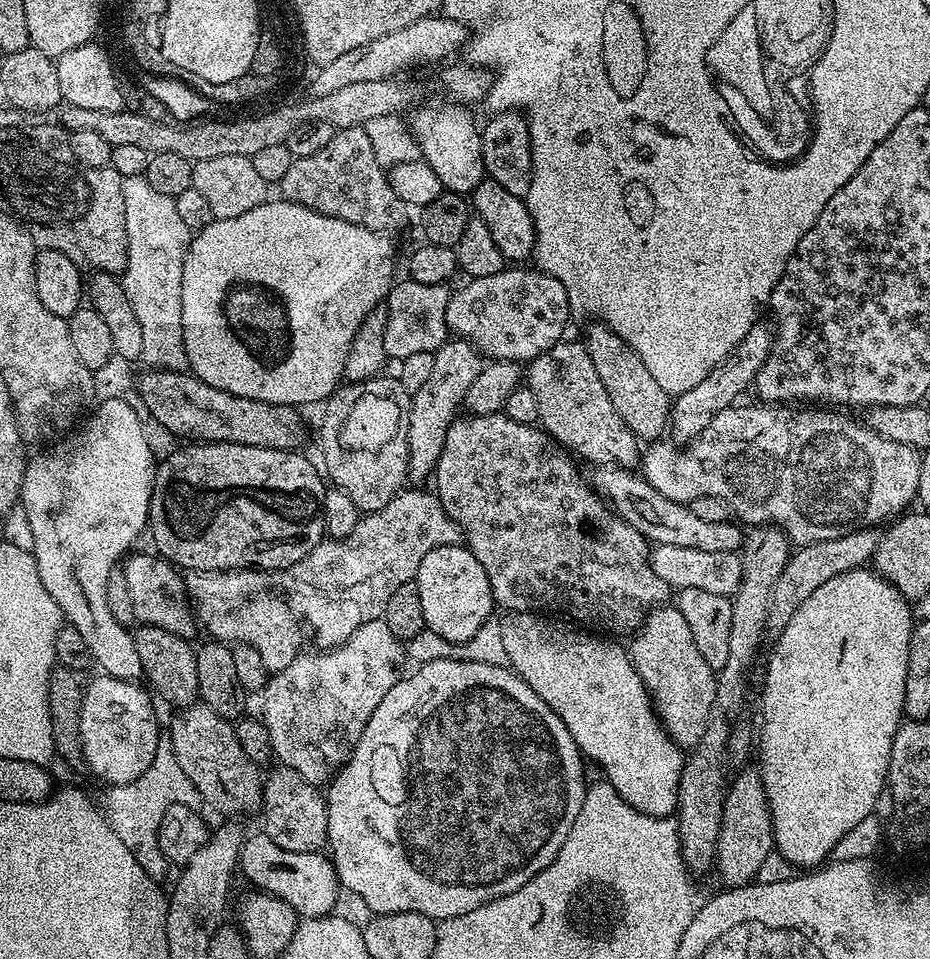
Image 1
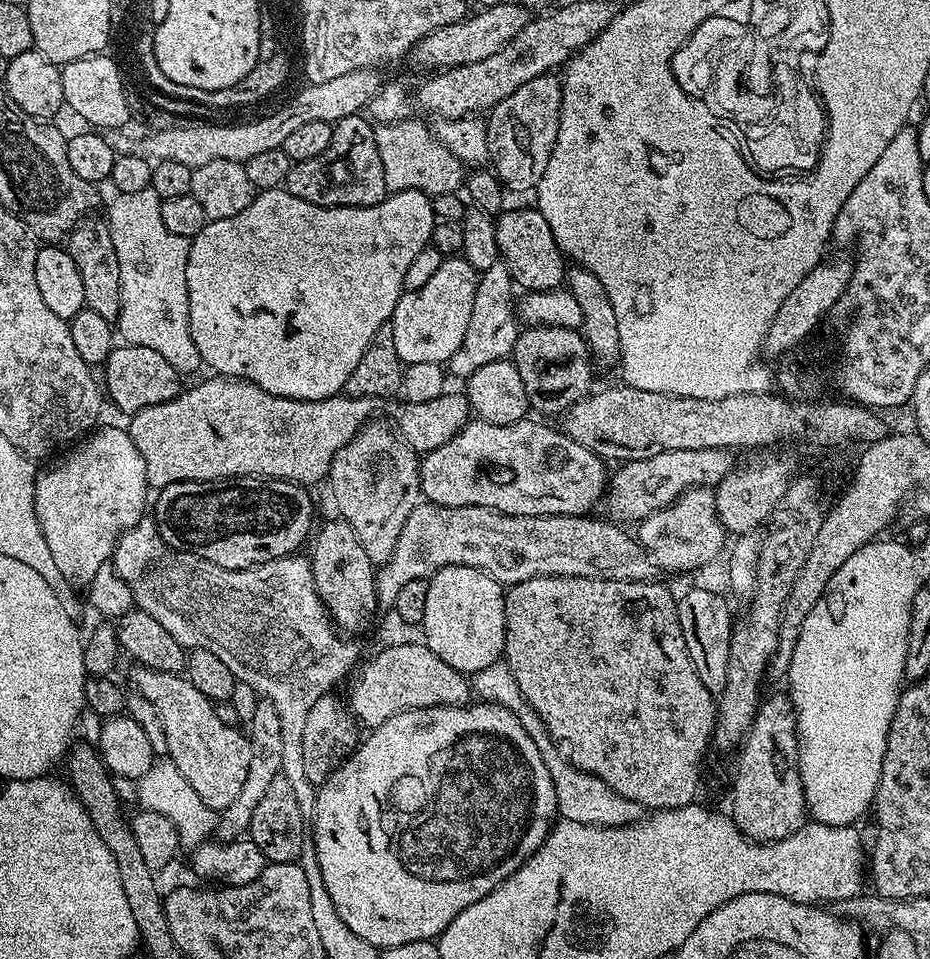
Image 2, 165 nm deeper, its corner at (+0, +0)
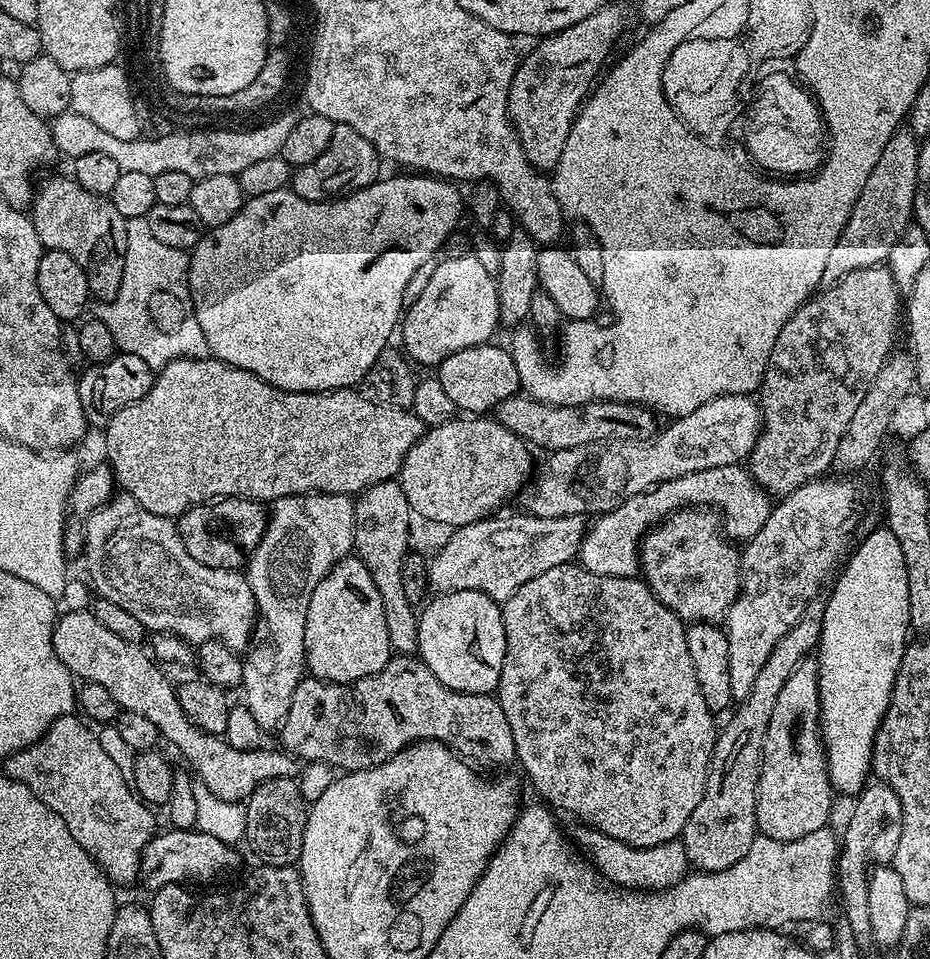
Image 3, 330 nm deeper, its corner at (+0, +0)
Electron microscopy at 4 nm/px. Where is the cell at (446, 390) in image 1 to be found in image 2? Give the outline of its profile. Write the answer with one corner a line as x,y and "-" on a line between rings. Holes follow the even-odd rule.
497,262
494,266
490,266
490,270
479,273
476,282
476,293
474,294
474,310
470,310
470,326
466,328
466,338
462,338
462,346
458,346
458,350
454,350
454,354
446,362
447,371
451,375
453,372
454,375
460,376
460,378
466,378
470,374
474,374
474,370
478,370
490,362
507,360
511,357
514,342
520,337
522,331
521,325
516,325
518,316
514,311
514,302
512,306
512,288
514,289
512,275
503,262

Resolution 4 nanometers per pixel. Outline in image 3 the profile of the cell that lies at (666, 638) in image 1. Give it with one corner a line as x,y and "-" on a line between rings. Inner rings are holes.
569,562
562,566
554,566
554,570
546,570
546,574
538,574
538,578
530,578
530,582
526,582
522,586
518,586
518,590
509,600
503,601
502,611
504,613
504,629
506,630
506,654
502,662
502,678
498,682
494,693
497,700
502,706
502,714
506,714
506,722
510,722
510,734
514,734
514,746
516,747
516,760
518,764
524,767
524,772
528,775
528,780
545,796
543,799
547,801
553,809
561,808
564,812
569,812
572,816
577,816
580,822
585,825
596,828
600,832
604,832
610,838
620,840
624,844
628,844
631,848
642,848
645,850
656,850
667,840
672,840
681,835
686,826
686,822
690,818
690,814
694,814
694,810
698,807
698,802
702,802
704,791
706,790
706,778
708,777
708,767
710,766
710,758
712,751
716,745
718,735
718,724
715,724
714,714
710,710
710,706
706,706
706,698
702,698
702,686
698,682
698,674
694,670
694,662
690,662
690,650
688,649
688,633
686,631
685,621
663,604
663,602
648,588
647,583
643,579
633,578
630,576
603,576
602,574
594,574
590,570
581,568
579,563

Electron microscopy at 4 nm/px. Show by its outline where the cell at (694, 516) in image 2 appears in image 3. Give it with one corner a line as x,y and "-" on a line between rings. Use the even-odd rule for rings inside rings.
743,463
714,466
714,470
698,470
694,474
682,474
682,478
670,478
622,502
614,510
599,513
593,519
596,520
593,524
591,521
580,543
580,567
603,576
635,577
641,571
640,545
644,537
673,512
693,506
715,510
729,541
747,542
754,538
754,534
758,534
758,530
762,530
762,526
766,526
766,518
770,518
774,500
756,483

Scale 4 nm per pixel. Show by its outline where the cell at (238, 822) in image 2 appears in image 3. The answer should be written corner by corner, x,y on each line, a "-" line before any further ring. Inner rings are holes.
318,492
315,494
305,494
302,496
283,496
282,499
275,501
274,507
271,509
268,517
268,529
264,531
264,537
258,542
258,546
252,551
252,555
248,558
246,565
246,575
248,577
248,585
256,599
256,610
258,613
259,623
264,623
264,632
268,635
268,640
264,640
256,649
253,647
251,651
243,657
244,662
244,682
242,691
242,703
249,708
254,714
254,719
258,722
264,734
275,733
286,722
286,714
290,710
290,702
294,698
294,690
298,686
298,682
302,679
306,672
306,653
304,650
304,631
306,630
306,610
310,606
310,594
314,594
314,590
320,585
320,580
326,578
326,574
337,564
339,560
343,560
349,555
354,548
354,514
356,513
356,505
349,497
338,496
335,492

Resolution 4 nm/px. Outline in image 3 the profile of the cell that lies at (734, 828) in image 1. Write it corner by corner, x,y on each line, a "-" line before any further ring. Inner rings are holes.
815,659
802,661
794,674
786,678
786,686
782,686
778,702
774,702
774,714
770,714
770,726
766,726
766,742
762,746
756,791
756,827
761,836
769,836
775,840
801,840
806,838
806,834
814,834
814,830
822,830
829,823
834,789
828,781
827,761
824,758
819,677
820,669

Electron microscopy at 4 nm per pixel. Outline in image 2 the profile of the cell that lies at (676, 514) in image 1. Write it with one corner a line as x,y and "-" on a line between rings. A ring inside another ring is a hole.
476,418
465,424
464,429
458,434
454,434
454,438
450,438
450,442
446,442
446,446
438,446
434,451
427,453
419,461
420,469
420,491
423,499
430,504
441,504
442,506
482,506
489,508
495,512
502,514
510,514
511,516
586,516
593,510
592,507
599,505
606,495
606,489
610,483
610,472
607,472
605,461
596,452
591,452
582,446
582,442
574,442
574,438
570,438
559,427
551,428
543,419
532,420
533,418
525,418
514,422
510,426
498,426
497,424
488,424
485,420

